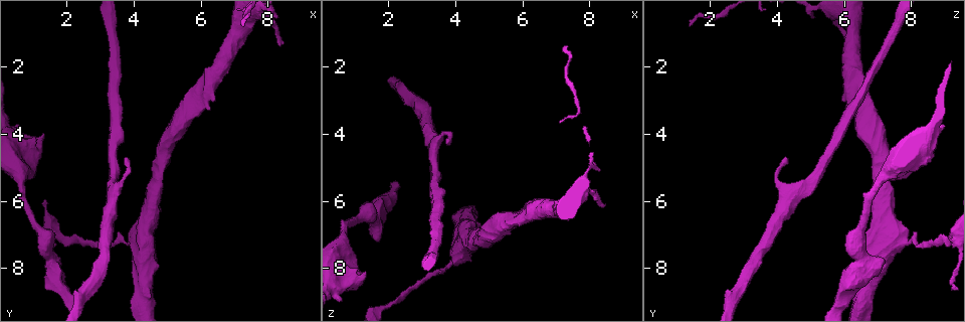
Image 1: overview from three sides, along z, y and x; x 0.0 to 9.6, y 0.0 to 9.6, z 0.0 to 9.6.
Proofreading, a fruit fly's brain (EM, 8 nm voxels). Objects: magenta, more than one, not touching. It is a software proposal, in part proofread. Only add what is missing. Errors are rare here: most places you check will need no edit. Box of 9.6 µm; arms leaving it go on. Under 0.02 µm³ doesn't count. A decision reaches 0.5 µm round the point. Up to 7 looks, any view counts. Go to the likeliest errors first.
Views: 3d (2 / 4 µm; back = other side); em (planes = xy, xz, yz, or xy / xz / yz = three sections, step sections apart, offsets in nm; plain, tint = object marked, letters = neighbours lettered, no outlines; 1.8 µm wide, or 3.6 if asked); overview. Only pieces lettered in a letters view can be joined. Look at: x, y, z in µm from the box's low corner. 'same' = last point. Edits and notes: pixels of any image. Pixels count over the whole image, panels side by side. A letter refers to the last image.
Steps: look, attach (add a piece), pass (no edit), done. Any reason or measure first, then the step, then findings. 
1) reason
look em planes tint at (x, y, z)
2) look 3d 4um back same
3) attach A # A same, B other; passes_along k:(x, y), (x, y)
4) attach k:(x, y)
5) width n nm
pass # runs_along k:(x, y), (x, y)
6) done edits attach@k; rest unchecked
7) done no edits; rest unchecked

free end
look 3d 4um at (6.45, 2.95, 5.95)

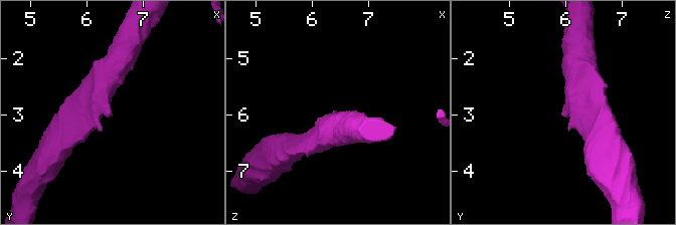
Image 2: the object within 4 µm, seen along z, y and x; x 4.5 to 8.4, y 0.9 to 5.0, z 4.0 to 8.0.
need the tissue
look em planes letters at (6.45, 3.00, 6.00)

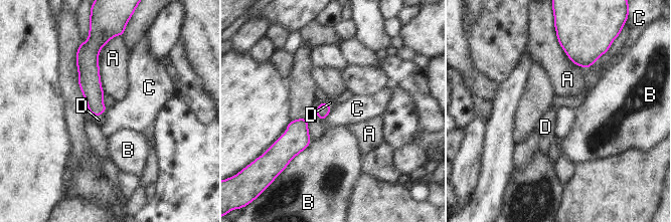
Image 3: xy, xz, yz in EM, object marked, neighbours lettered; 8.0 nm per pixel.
attach 3:(99, 120) # A other, B other, C other, D same; passes_along 3:(91, 86), (98, 115), (99, 120); it goes on there

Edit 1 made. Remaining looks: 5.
look overview

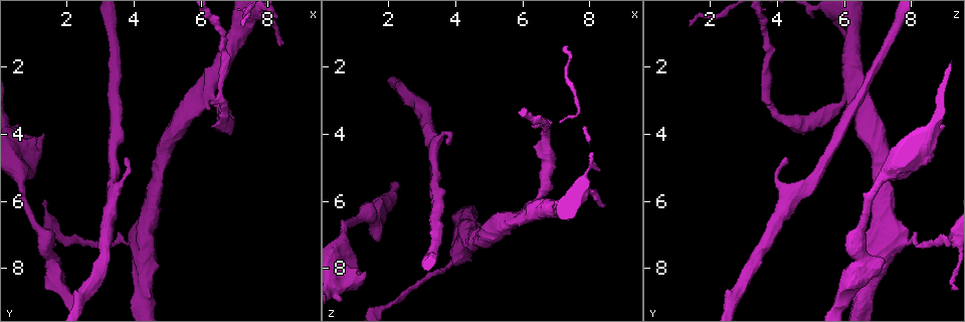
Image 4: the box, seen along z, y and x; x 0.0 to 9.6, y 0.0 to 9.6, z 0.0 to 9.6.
look 3d 4um at (8.40, 1.35, 6.05)

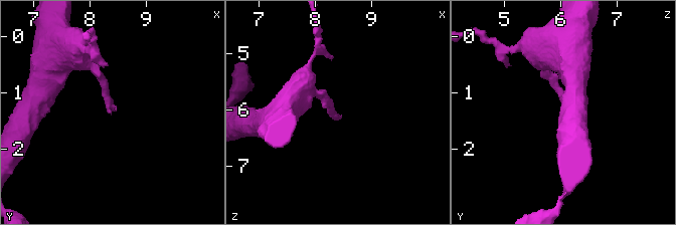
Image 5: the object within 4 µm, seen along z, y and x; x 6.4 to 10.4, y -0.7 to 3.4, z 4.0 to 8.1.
look em planes tint at (8.35, 1.35, 6.10)

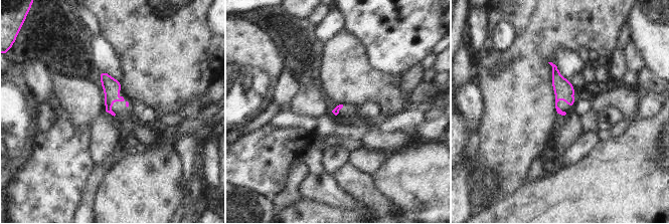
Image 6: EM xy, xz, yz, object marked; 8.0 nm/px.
see the neighbours
look em planes letters same

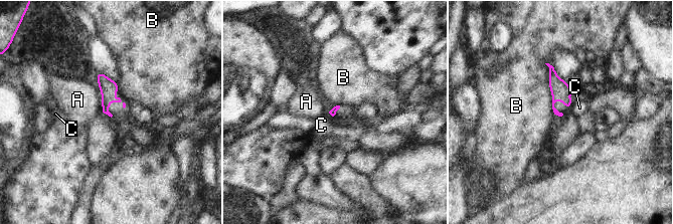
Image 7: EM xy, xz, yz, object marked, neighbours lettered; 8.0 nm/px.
pass # A other, B other, C other; border 7:(572, 103), (569, 107); no lettered piece goes on from it

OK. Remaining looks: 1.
done edits attach@3; rest unchecked

